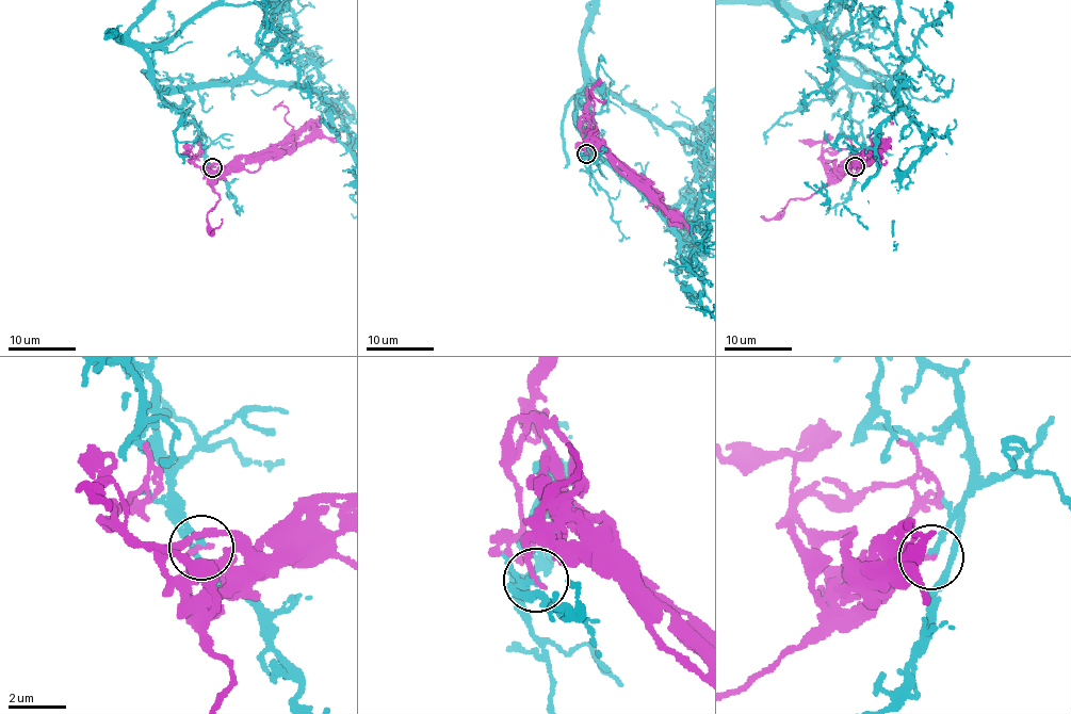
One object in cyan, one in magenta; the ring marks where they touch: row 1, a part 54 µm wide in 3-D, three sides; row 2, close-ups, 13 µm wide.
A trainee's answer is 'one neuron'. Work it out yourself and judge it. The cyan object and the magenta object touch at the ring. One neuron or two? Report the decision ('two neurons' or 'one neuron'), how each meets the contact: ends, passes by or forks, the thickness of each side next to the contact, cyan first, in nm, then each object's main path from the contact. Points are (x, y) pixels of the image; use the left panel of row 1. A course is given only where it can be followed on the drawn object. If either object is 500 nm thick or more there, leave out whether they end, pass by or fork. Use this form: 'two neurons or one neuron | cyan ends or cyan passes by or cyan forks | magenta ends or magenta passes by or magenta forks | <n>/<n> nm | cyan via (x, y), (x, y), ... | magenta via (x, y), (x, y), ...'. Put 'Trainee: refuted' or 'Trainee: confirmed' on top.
Trainee: refuted
two neurons | cyan ends | magenta ends | 200/170 nm | magenta via (212, 167), (210, 178), (220, 180), (284, 141), (293, 130), (284, 115), (288, 110), (273, 110)

